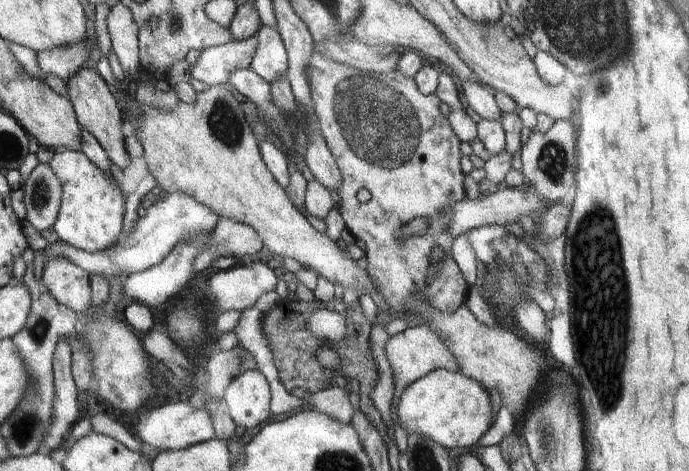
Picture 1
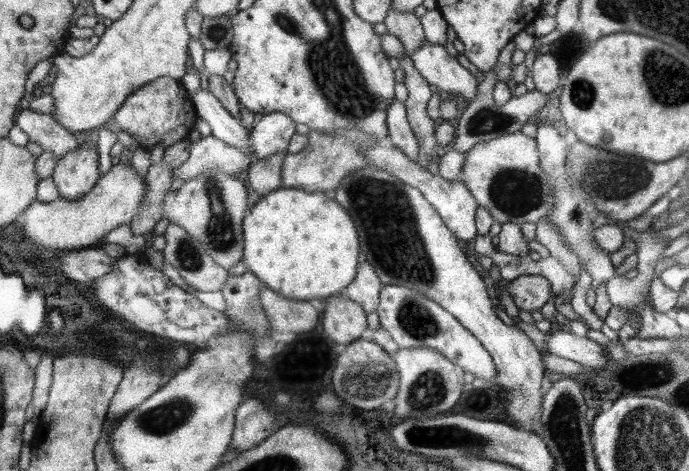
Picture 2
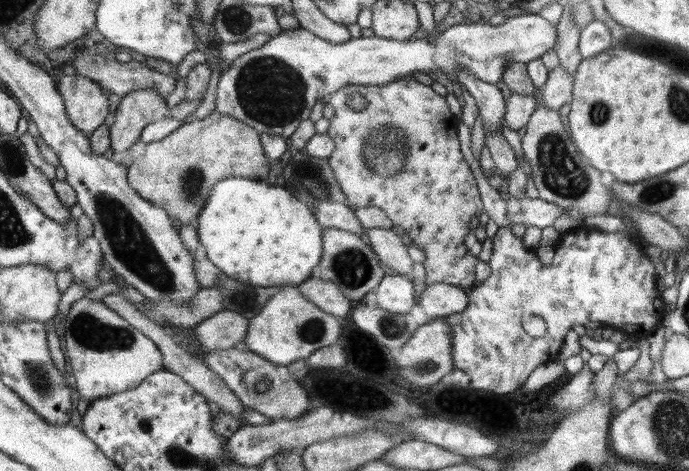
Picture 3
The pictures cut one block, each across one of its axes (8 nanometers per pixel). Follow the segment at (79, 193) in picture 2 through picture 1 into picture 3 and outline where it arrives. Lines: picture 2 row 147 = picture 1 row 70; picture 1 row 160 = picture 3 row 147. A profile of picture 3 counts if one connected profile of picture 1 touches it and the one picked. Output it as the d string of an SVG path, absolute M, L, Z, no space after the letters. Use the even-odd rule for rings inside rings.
M140 89L125 94L118 110L110 116L110 153L128 150L147 124L169 115L166 101L152 89Z

